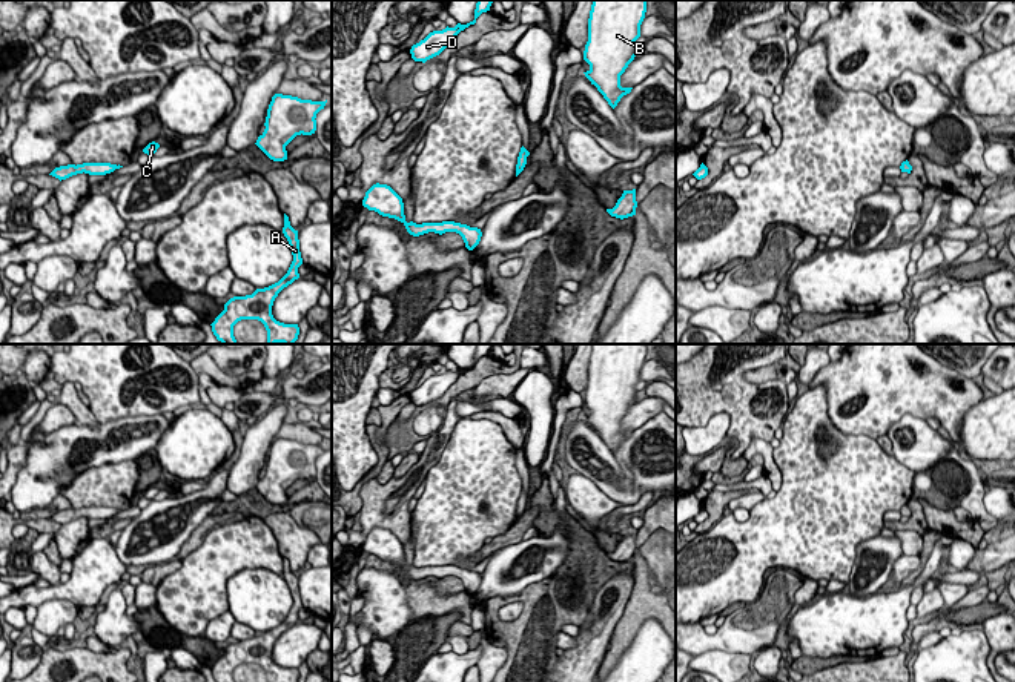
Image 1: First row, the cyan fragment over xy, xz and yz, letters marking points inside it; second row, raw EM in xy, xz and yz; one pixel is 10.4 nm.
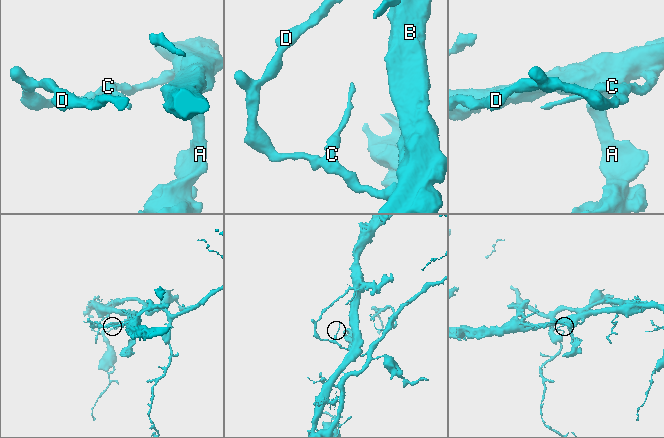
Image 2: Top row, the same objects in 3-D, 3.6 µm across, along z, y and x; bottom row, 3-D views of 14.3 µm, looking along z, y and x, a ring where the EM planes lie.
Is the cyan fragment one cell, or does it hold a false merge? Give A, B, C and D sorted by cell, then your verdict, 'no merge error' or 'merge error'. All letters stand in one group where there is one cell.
A B D / C | merge error

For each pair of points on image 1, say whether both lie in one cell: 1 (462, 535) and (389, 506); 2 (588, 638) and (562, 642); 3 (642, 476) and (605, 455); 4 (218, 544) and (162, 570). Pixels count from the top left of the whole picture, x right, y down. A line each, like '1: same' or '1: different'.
1: different
2: different
3: different
4: different

